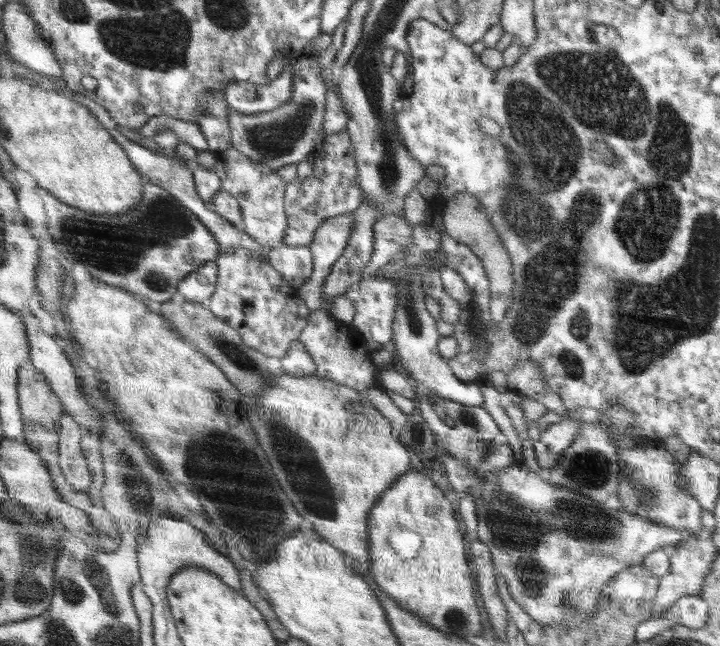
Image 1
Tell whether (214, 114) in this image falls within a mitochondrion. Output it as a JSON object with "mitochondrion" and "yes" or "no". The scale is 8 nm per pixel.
{"mitochondrion":"no"}

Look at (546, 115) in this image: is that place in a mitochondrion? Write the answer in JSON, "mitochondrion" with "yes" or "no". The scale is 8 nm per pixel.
{"mitochondrion":"yes"}

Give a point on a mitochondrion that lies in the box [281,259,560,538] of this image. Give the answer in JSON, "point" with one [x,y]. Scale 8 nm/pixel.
{"point":[413,316]}

